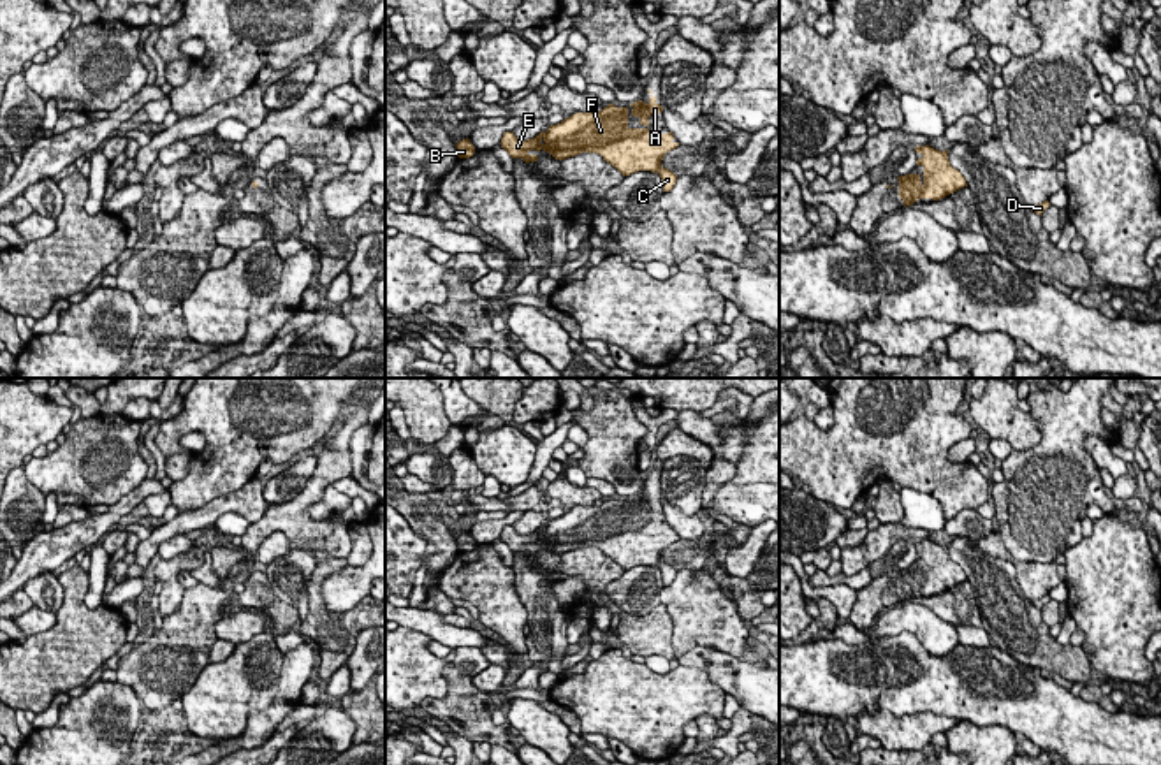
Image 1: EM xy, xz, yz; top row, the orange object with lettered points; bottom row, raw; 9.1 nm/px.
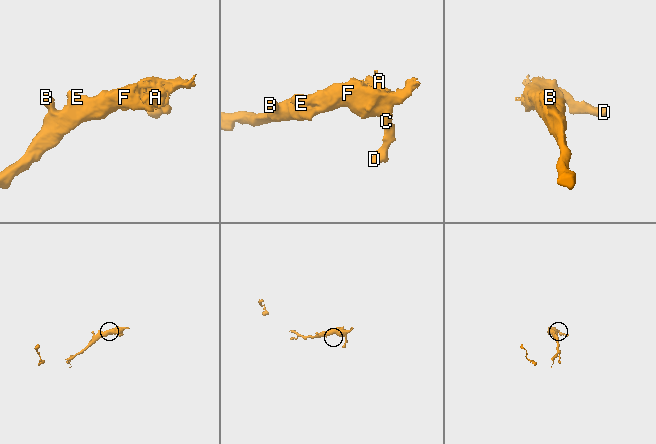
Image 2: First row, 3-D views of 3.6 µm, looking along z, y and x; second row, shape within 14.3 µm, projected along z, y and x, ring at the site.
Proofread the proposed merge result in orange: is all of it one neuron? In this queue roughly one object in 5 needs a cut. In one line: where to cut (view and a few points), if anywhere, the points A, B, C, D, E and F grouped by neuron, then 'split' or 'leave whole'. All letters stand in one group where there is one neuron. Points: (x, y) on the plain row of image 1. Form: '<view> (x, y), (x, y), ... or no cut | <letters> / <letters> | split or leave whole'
no cut | A B C D E F | leave whole

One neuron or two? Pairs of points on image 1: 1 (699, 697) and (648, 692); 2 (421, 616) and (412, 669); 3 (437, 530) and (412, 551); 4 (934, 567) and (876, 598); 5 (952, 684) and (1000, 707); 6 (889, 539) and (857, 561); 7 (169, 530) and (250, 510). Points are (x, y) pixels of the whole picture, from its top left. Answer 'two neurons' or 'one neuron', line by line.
1: one neuron
2: two neurons
3: two neurons
4: one neuron
5: one neuron
6: one neuron
7: one neuron

